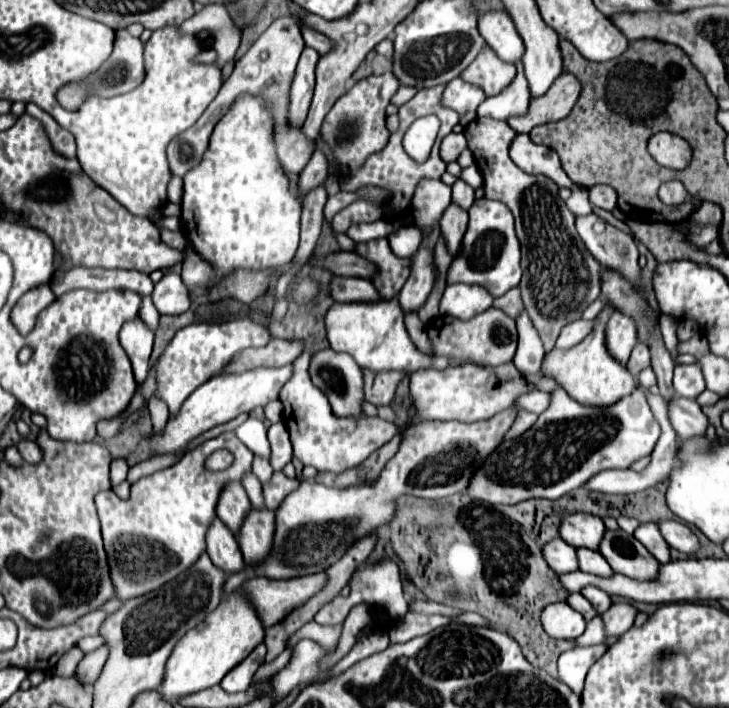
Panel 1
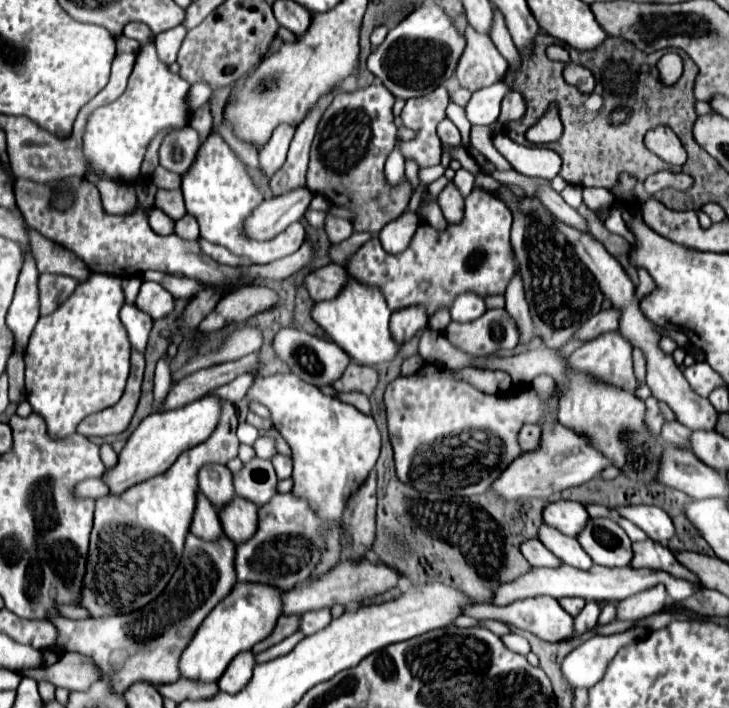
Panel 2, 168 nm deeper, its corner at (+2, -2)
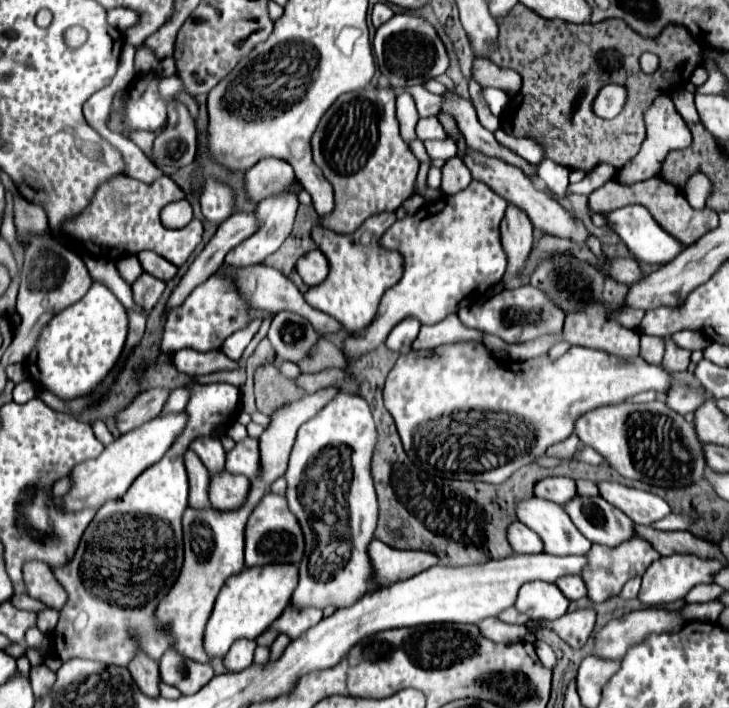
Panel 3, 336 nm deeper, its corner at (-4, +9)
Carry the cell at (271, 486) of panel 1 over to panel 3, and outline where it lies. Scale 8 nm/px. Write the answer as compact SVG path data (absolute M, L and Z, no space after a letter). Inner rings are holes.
M245 437L237 441L231 451L225 455L225 469L229 473L241 473L245 477L253 477L259 473L259 443L257 439Z

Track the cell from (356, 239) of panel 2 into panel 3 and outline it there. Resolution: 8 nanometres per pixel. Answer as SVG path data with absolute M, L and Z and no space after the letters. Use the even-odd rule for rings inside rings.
M395 213L373 215L363 223L361 229L357 229L351 235L339 235L319 225L311 229L311 239L317 243L319 251L325 253L329 261L329 277L325 277L323 285L309 287L309 291L305 293L305 301L311 307L335 317L349 333L357 333L373 321L381 295L385 293L387 287L395 285L403 275L403 257L397 251L391 251L379 245L379 239L395 223L395 219L397 219ZM363 229L369 229L375 235L373 243L367 247L359 241L359 235Z

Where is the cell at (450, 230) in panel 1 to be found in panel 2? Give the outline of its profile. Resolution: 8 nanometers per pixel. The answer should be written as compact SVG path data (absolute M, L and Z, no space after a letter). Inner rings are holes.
M449 182L445 190L437 196L437 202L441 206L447 224L457 224L463 220L463 196L459 194L453 182Z

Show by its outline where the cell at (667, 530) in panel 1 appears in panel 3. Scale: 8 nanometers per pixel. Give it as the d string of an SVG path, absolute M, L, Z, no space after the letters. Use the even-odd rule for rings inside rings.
M613 481L597 483L597 487L599 487L599 495L611 505L615 505L617 509L621 509L633 523L651 525L671 513L669 505L661 497L649 491L625 487Z

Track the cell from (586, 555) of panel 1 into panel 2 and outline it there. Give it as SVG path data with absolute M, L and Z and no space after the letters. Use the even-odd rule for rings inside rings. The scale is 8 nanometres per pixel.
M543 524L539 530L539 540L551 548L551 552L555 556L559 556L565 564L575 566L579 570L589 570L593 566L591 556L587 556L587 552L577 544L575 538L569 538L565 534L561 534L559 530Z

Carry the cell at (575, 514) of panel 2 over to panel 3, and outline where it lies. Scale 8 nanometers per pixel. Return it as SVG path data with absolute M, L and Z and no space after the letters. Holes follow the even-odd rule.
M545 477L535 485L533 493L553 503L565 505L569 499L577 495L577 489L575 489L575 481L569 477Z

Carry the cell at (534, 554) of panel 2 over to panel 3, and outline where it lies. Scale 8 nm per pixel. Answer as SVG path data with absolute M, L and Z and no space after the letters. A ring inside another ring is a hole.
M513 521L513 525L509 525L507 537L509 537L509 545L513 553L541 553L543 551L543 543L537 537L537 533L527 529L519 521Z

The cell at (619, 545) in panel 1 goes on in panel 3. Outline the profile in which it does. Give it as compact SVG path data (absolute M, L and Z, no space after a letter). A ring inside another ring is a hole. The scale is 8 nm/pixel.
M577 495L565 505L565 511L591 543L615 547L635 535L633 521L601 497Z

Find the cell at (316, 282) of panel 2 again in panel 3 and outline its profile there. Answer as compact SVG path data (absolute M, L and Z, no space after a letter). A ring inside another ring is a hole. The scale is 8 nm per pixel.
M315 249L315 251L309 251L307 255L303 255L299 261L297 261L297 273L301 275L301 279L311 287L311 285L319 285L321 281L325 281L327 273L329 273L329 265L327 265L327 259L325 255Z

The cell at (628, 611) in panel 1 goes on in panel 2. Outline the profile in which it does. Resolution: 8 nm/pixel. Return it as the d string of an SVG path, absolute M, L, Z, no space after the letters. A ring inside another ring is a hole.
M659 584L647 592L639 592L623 602L617 602L617 620L637 622L641 618L659 612L665 604L667 604L667 594L665 588Z

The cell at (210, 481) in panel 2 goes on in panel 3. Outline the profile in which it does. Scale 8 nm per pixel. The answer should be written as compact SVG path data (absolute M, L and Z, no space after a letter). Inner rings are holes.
M199 437L193 441L191 449L199 455L209 473L219 473L225 469L225 449L217 437Z

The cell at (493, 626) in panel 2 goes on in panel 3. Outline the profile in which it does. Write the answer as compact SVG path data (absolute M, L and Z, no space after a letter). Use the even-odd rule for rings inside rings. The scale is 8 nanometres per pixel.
M577 609L573 613L565 613L565 617L559 617L557 621L535 620L534 622L530 620L527 623L528 628L533 625L557 631L557 635L567 645L571 645L573 649L581 649L593 631L595 611L593 609Z

